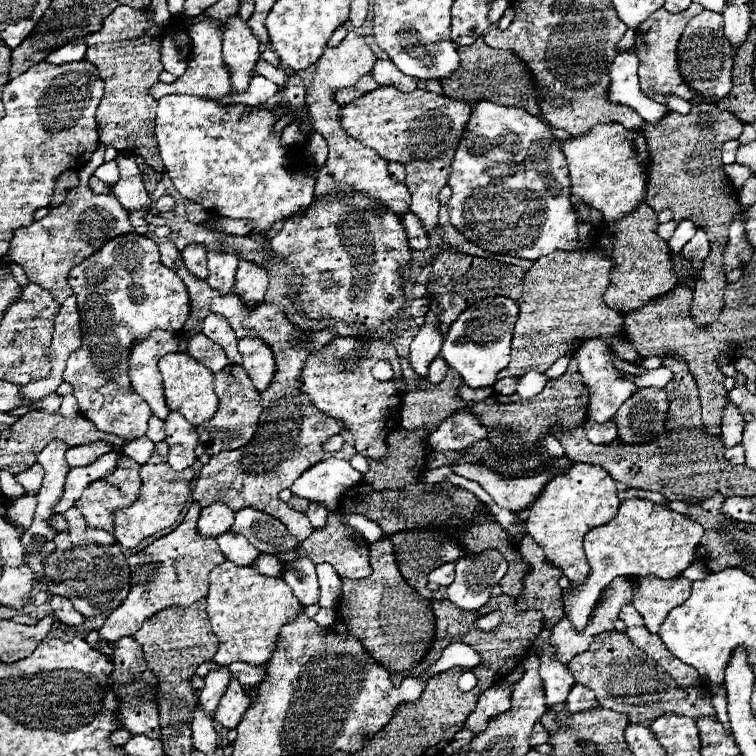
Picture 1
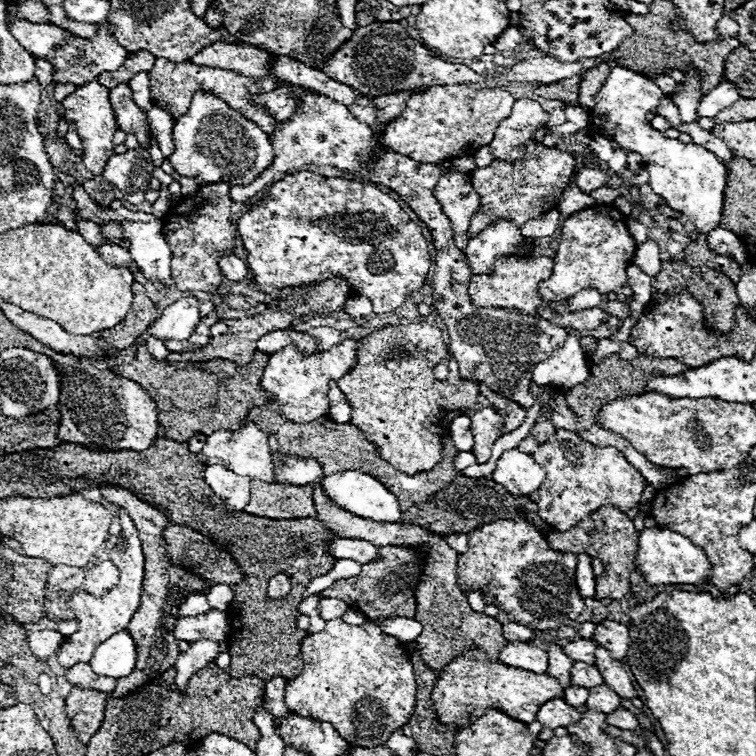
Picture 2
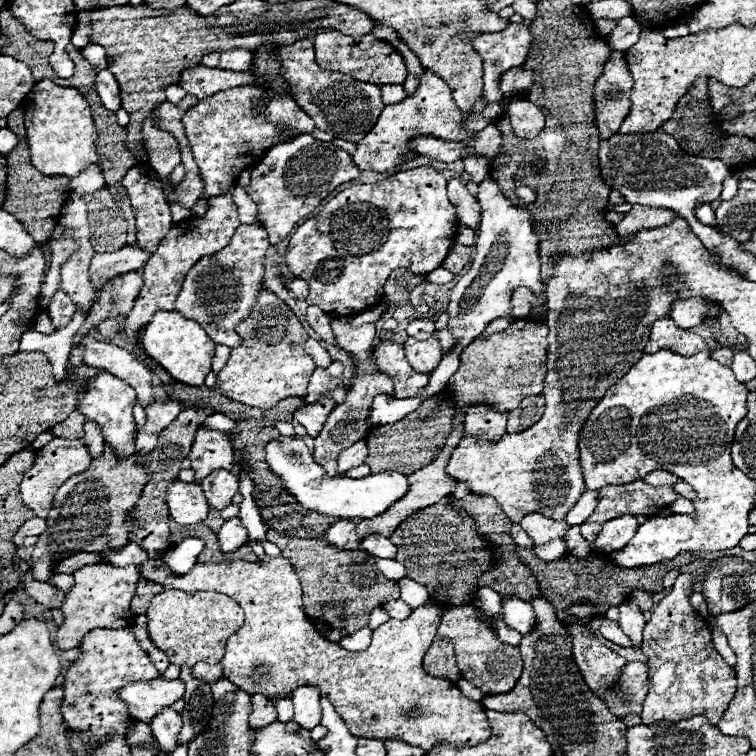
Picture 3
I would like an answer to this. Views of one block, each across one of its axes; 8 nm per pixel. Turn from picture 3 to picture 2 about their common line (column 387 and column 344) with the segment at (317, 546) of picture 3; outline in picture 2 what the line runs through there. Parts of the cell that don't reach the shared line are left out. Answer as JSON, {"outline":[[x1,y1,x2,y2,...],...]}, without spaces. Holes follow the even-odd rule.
{"outline":[[386,546,380,548,378,560,362,564,362,572,358,576,336,580,330,588,324,590,324,596,338,598,350,606,356,606,356,610,366,614,366,618,370,620,378,620,386,616,414,618,416,612,414,588,420,580,420,574,422,574,422,564,416,552,400,546]]}

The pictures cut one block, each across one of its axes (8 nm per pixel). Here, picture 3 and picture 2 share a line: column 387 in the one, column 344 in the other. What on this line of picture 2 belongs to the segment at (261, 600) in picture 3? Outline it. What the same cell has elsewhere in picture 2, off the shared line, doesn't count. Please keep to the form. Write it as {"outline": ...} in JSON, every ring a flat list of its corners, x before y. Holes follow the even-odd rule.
{"outline":[[342,620,326,622,322,632,308,634,302,642,302,674,286,682,284,704,290,712,300,716,312,716,318,722,330,722,346,742,354,746,382,746,392,732,400,730,414,712,416,682,410,664,410,654,404,644,392,636,380,632,378,626,364,622,362,626,350,626]]}

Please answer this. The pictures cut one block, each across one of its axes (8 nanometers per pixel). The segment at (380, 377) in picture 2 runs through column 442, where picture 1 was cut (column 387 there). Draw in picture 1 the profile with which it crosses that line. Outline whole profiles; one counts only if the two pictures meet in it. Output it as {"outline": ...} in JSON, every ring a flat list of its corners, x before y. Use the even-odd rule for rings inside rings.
{"outline":[[334,338,334,342,314,350,306,362,304,368,300,372,300,390,310,398,310,402,322,410,324,414,338,418,342,422,346,422,350,436,354,438,354,448,358,450,358,454,366,456,366,458,386,458,386,436,396,430,400,426,400,398,394,390,394,380,374,380,372,376,372,368,376,362,380,360,388,360,392,364,394,370,394,378,400,378,400,360,396,350,392,348,392,344,384,338,374,340,374,342,360,342,358,338]]}

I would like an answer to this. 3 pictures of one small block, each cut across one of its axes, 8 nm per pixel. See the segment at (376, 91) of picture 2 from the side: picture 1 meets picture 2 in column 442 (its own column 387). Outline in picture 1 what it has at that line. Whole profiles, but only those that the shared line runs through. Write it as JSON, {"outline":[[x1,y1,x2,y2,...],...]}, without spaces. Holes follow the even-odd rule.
{"outline":[[376,60,374,68,372,68,372,76,378,80,378,84,390,84,402,92,412,92,418,84,416,78,410,78,406,74,402,74,400,70,396,70,396,66,390,60]]}

